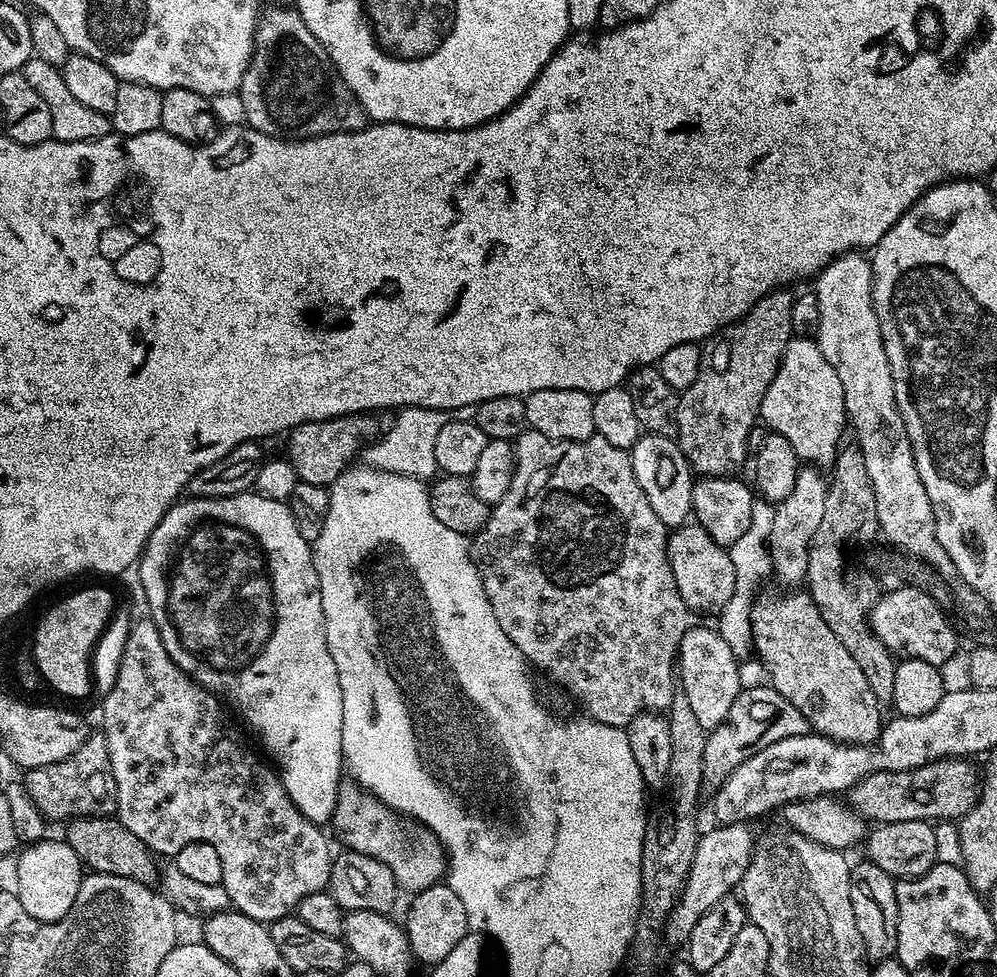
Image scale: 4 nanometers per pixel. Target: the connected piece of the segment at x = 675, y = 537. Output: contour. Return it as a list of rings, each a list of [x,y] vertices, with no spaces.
[[[687,524],[669,533],[668,557],[675,585],[678,586],[689,611],[713,614],[721,612],[732,596],[735,584],[734,565],[729,551],[723,545],[714,542],[704,528],[697,524]]]

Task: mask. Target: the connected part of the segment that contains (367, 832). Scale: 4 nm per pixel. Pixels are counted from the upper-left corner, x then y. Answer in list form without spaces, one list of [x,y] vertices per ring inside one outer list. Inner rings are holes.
[[[344,782],[336,791],[336,805],[330,821],[330,828],[336,831],[337,838],[344,843],[343,847],[366,854],[370,858],[378,858],[378,862],[385,864],[394,874],[397,889],[404,891],[405,888],[408,894],[415,894],[441,883],[446,876],[446,853],[440,839],[417,821],[405,818],[401,813],[388,807],[371,792],[363,790],[352,792],[351,787],[353,788],[351,783]]]

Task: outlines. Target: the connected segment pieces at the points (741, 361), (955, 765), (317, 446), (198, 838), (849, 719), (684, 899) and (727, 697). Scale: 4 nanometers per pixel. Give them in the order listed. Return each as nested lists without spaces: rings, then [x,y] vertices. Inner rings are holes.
[[[777,290],[768,293],[741,320],[735,324],[725,324],[715,339],[707,345],[708,350],[706,348],[701,355],[700,369],[693,384],[679,393],[674,436],[693,473],[701,477],[732,476],[739,473],[736,471],[743,466],[747,456],[749,459],[748,431],[758,424],[762,398],[778,370],[784,347],[794,338],[790,326],[790,310],[794,296],[788,292],[791,291]]]
[[[968,758],[931,760],[921,768],[901,772],[875,772],[862,778],[846,792],[846,803],[866,822],[877,825],[894,822],[956,822],[976,804],[981,773]],[[876,820],[876,821],[872,821]]]
[[[368,414],[355,416],[335,416],[329,420],[311,420],[298,425],[287,433],[287,459],[291,461],[297,477],[311,484],[331,486],[353,463],[356,451],[365,447],[368,435],[372,432],[372,419]]]
[[[150,618],[138,619],[131,625],[126,638],[125,652],[122,654],[121,665],[118,666],[117,682],[113,689],[103,697],[104,725],[102,731],[108,747],[108,766],[112,770],[112,781],[116,784],[116,811],[122,826],[136,834],[153,854],[174,858],[182,846],[190,846],[190,842],[210,842],[214,850],[218,850],[218,858],[222,858],[222,883],[232,899],[232,908],[261,922],[271,922],[283,916],[295,913],[306,894],[325,891],[328,887],[328,875],[332,869],[334,852],[328,849],[328,840],[324,837],[325,829],[319,824],[310,822],[294,806],[290,794],[286,794],[284,783],[281,782],[277,769],[271,763],[263,764],[252,752],[244,752],[244,744],[240,741],[240,732],[232,725],[230,717],[224,713],[221,697],[209,690],[203,683],[197,682],[191,675],[187,676],[172,661],[168,653],[169,645],[162,634],[154,626]]]
[[[766,590],[761,591],[753,602],[750,614],[754,652],[766,668],[772,689],[797,707],[813,733],[825,736],[827,740],[836,740],[840,744],[875,744],[882,727],[882,706],[874,698],[874,690],[870,690],[866,674],[862,674],[858,662],[850,658],[850,650],[846,650],[846,646],[838,642],[834,630],[830,630],[822,614],[818,614],[818,606],[814,606],[807,591],[786,592],[785,596],[771,596]]]
[[[747,823],[726,824],[712,826],[709,832],[705,831],[700,837],[698,846],[694,850],[694,862],[690,862],[688,877],[680,895],[675,900],[672,912],[668,915],[666,927],[666,940],[672,944],[687,945],[690,938],[690,930],[698,926],[698,918],[714,906],[724,896],[733,891],[732,887],[739,885],[744,878],[744,871],[752,860],[754,847],[754,835],[748,829]]]
[[[692,626],[685,633],[678,653],[678,684],[705,730],[716,728],[726,718],[741,691],[739,663],[715,627]]]

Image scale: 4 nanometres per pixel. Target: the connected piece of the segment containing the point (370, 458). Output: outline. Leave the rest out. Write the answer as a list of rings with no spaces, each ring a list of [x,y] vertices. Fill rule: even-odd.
[[[462,406],[446,409],[404,407],[390,428],[383,434],[378,448],[369,445],[364,452],[365,463],[372,468],[382,469],[383,472],[401,473],[416,479],[430,480],[437,473],[437,459],[435,457],[435,439],[439,431],[452,421],[468,421],[476,417],[476,407]],[[434,474],[434,475],[433,475]],[[431,477],[431,478],[430,478]]]

